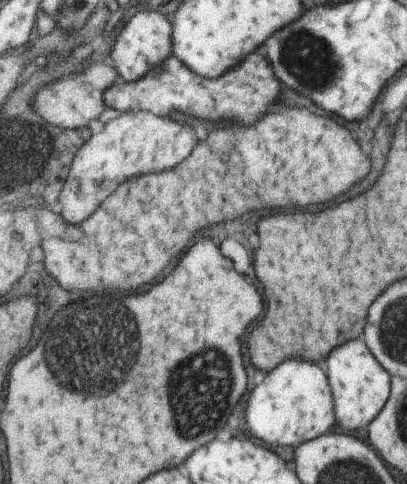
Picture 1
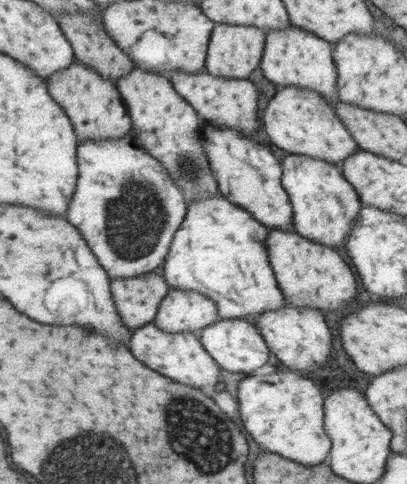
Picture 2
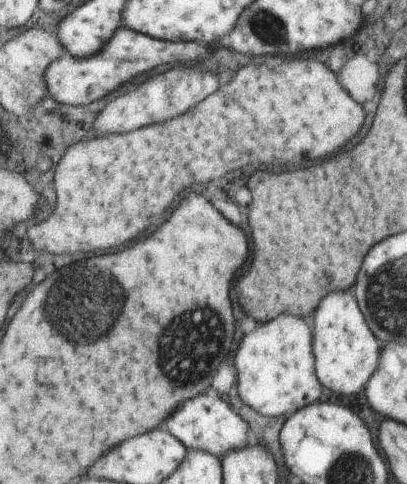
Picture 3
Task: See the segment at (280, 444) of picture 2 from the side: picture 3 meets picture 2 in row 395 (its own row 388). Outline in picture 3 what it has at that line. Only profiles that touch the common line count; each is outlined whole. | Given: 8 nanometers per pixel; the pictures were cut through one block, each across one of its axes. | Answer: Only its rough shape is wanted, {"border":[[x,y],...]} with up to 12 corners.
{"border":[[261,322],[235,348],[239,398],[263,416],[319,394],[309,326]]}

